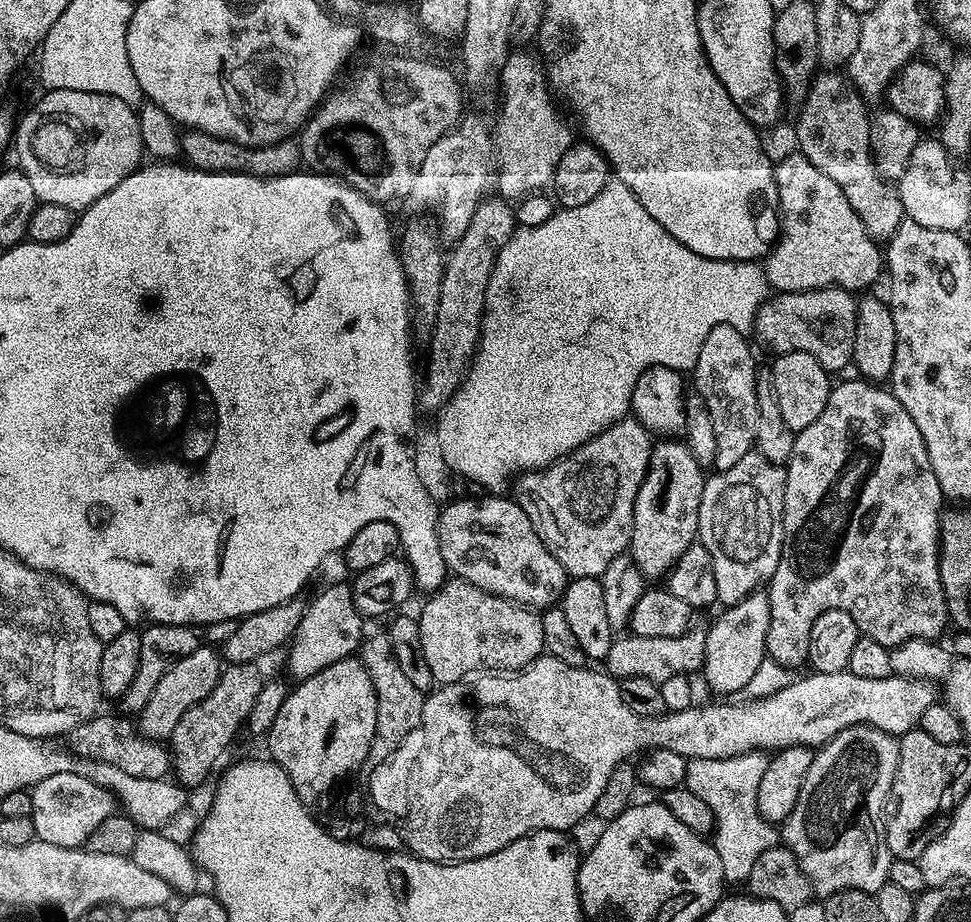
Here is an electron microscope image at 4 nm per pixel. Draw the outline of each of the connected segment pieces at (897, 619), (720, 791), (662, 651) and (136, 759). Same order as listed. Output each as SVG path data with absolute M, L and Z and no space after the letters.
M863 378L855 379L844 380L841 384L837 383L833 387L832 393L828 396L826 410L822 410L822 414L818 414L818 419L815 422L810 422L810 426L806 426L802 431L796 433L792 454L786 461L786 475L784 478L784 545L782 546L782 554L778 558L778 566L774 570L772 579L766 585L768 601L770 602L770 630L766 630L766 646L764 650L767 659L778 662L782 667L789 670L795 670L800 663L803 665L807 661L808 651L810 650L810 630L814 630L814 622L818 618L818 614L826 614L826 610L846 610L846 614L850 614L850 618L854 618L854 622L860 627L863 635L874 638L874 642L882 642L882 646L886 646L889 650L897 648L900 644L905 644L908 640L935 641L943 634L944 627L949 627L950 624L948 603L946 602L946 594L942 590L942 578L940 577L940 518L942 509L946 504L946 497L943 490L940 489L940 483L934 474L934 470L930 466L926 442L922 442L922 434L918 434L918 426L914 426L914 418L910 418L910 414L906 414L902 402L898 402L898 398L892 391L876 382L869 382Z
M763 751L743 752L740 756L731 756L721 760L690 760L683 765L684 784L713 811L715 820L714 843L718 850L718 858L722 858L722 870L725 881L729 885L743 885L747 881L750 870L754 870L754 862L764 851L777 847L782 836L777 825L771 824L758 810L758 782L762 782L762 774L766 774L769 757Z
M693 626L681 636L674 638L642 638L631 634L620 634L610 646L610 654L602 661L609 676L617 680L626 678L646 678L654 684L666 682L666 678L688 676L699 673L704 667L707 631L703 627Z
M97 714L91 720L82 722L77 728L72 729L70 733L70 739L72 739L70 751L75 756L81 756L94 762L110 762L110 766L119 766L124 773L134 774L134 778L165 779L172 772L172 757L169 749L161 741L151 740L150 737L143 736L139 727L131 719L125 718L120 714L115 715L103 716L103 714Z

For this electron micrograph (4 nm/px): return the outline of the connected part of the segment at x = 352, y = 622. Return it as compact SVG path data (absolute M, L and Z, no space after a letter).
M347 583L332 584L325 592L318 593L316 601L305 607L302 622L290 641L293 681L305 680L326 670L326 666L334 666L334 662L349 659L365 639L364 624L365 617L354 606L352 590Z

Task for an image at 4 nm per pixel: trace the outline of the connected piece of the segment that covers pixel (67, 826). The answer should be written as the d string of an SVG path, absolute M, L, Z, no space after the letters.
M67 772L66 774L54 774L47 776L42 782L38 782L31 789L32 793L32 821L36 831L37 840L45 840L47 844L62 846L63 848L79 848L87 845L90 834L98 830L101 822L106 822L117 811L118 805L108 789L102 786L94 786L90 778L82 778L76 772Z

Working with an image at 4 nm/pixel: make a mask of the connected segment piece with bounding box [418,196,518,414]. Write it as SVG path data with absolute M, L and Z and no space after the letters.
M496 196L487 197L475 208L475 216L470 218L466 234L462 234L462 238L455 241L447 253L440 301L436 307L436 322L430 333L432 361L424 376L422 372L422 385L418 392L418 406L423 413L439 413L464 381L464 375L480 343L492 267L498 264L500 251L511 240L517 224L518 216L511 203Z

